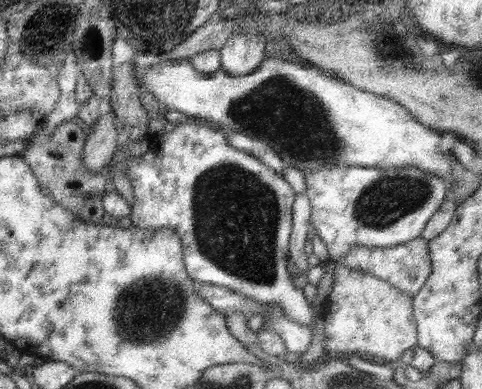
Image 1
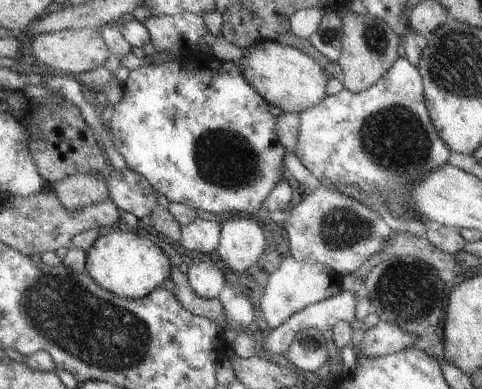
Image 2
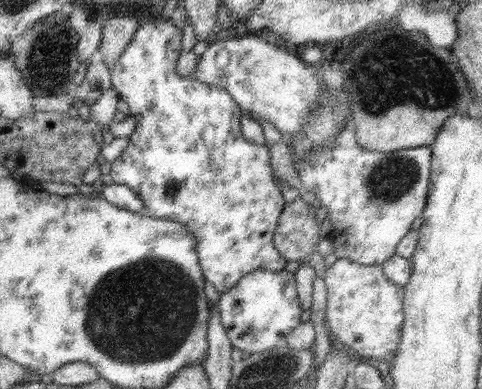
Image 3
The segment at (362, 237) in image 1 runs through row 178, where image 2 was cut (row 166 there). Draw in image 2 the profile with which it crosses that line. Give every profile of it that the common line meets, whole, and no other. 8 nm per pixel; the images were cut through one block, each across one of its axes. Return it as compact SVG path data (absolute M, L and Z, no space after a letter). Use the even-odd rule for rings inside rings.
M397 58L393 66L369 88L363 92L349 92L341 90L333 96L325 96L319 104L303 110L299 114L299 138L297 138L297 148L295 156L299 162L311 172L311 182L317 182L325 188L357 188L363 194L379 192L383 202L387 204L387 210L393 218L397 218L403 226L405 232L399 234L409 234L407 226L421 224L417 218L417 210L409 206L409 186L417 184L427 172L443 168L447 164L451 150L447 144L439 138L427 106L423 102L423 80L421 74L413 64L407 62L407 58Z

